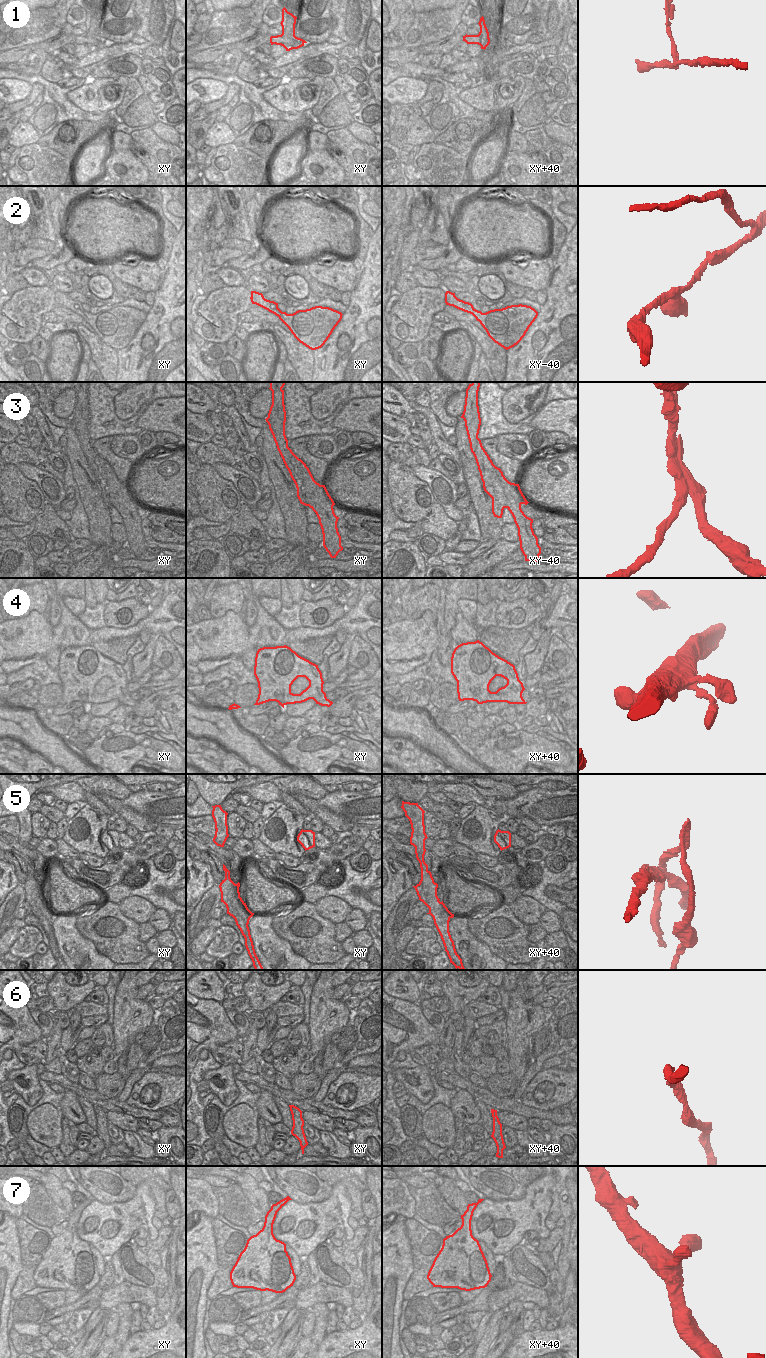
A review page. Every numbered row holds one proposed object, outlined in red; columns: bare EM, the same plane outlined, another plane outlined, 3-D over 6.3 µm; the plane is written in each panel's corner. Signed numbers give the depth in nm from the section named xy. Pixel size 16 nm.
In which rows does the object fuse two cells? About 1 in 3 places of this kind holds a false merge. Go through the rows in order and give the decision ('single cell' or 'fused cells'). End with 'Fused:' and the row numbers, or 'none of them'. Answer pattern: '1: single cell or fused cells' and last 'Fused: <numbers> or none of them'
1: fused cells
2: single cell
3: fused cells
4: single cell
5: fused cells
6: single cell
7: single cell
Fused: 1, 3, 5

